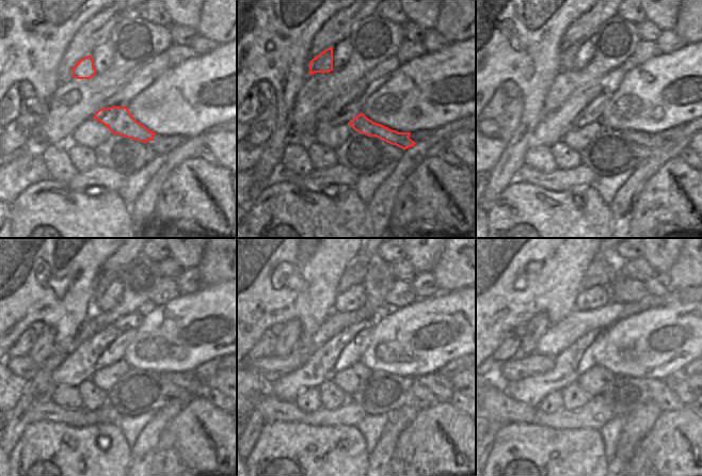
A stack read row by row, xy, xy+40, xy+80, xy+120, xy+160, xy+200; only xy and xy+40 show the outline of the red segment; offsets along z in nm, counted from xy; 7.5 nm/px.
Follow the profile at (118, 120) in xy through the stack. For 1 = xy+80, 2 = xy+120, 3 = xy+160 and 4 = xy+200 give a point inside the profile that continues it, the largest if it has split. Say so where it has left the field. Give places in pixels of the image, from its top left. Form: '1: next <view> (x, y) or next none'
1: next xy+80 (645, 139)
2: next xy+120 (197, 386)
3: next xy+160 (440, 385)
4: next xy+200 (676, 381)

